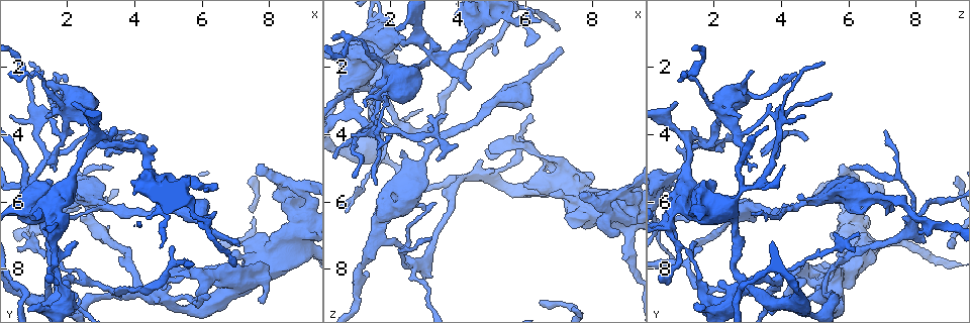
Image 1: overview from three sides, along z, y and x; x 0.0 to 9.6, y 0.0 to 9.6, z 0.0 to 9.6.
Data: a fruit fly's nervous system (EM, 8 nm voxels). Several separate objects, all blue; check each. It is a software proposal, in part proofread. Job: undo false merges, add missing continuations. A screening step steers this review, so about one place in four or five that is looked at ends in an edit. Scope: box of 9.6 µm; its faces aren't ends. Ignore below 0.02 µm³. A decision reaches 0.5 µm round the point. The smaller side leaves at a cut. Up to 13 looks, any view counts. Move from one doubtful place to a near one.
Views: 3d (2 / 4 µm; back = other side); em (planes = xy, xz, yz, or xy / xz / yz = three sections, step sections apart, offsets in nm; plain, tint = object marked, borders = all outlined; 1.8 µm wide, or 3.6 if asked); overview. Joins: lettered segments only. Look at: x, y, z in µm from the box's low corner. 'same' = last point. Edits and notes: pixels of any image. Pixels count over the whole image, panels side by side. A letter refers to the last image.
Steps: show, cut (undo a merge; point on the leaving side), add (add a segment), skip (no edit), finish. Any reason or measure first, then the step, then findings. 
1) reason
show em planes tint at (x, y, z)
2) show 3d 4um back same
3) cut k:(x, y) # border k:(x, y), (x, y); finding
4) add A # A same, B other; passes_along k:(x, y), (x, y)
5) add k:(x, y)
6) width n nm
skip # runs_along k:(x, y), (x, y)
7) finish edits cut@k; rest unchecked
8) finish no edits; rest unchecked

three arms meet
show 3d 4um at (4.50, 5.20, 0.80)

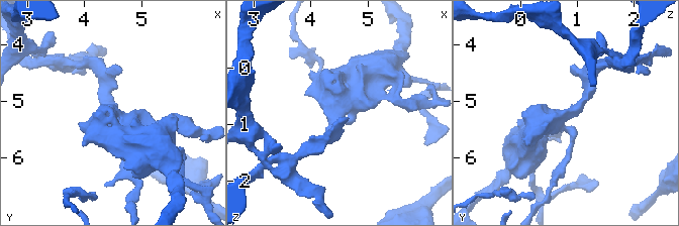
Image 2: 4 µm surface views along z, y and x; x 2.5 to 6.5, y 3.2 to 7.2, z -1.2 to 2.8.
show em xy step 16 borders at (4.50, 5.25, 0.80)

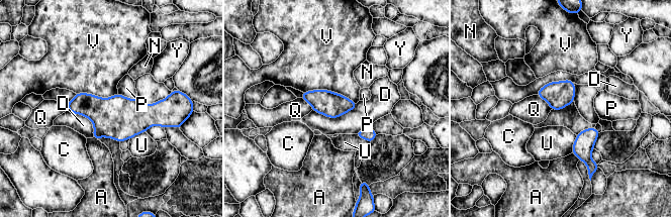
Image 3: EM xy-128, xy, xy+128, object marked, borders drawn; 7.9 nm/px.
cut it another way
show em planes borders same

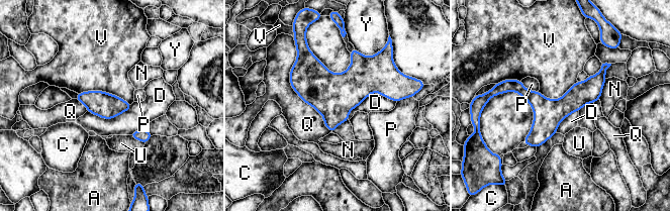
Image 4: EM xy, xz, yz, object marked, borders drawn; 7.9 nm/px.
skip # A other, C other, D other, N other, P other, Q other, U other, V other, Y other; border 4:(78, 93), (106, 91), (130, 104); continuous, no second cell

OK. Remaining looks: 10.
arms part here
show 3d 4um back at (3.25, 4.25, 1.65)

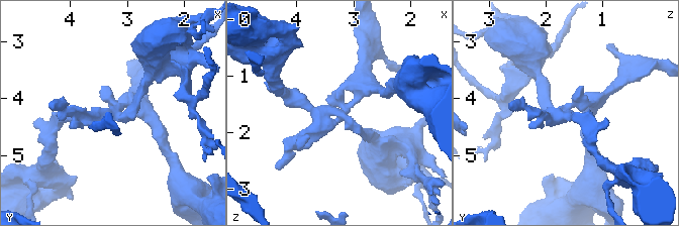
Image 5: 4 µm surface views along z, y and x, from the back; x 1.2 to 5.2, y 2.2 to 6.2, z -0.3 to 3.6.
arms 4; now the EM
show em xy step 16 tint at (3.25, 4.20, 1.65)

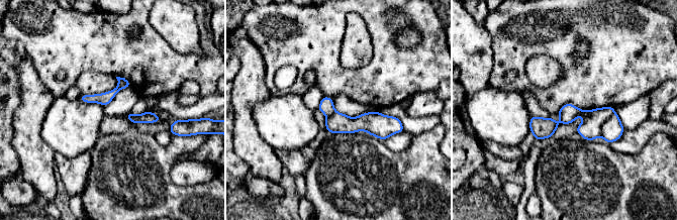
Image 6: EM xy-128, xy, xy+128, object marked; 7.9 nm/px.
show em planes borders same

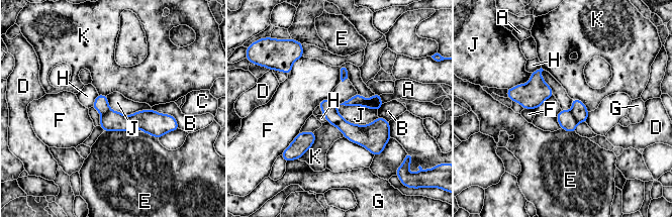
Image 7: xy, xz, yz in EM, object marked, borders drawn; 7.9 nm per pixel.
longest_contact J 360 nm
cut 7:(566, 119) # A other, B other, C other, D other, E other, F other, G other, H other, J other, K other; part_leaving 7:(173, 120), (108, 122), (102, 124); two cells meet here

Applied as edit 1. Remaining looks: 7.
free end
show em planes borders at (7.15, 7.35, 1.50)

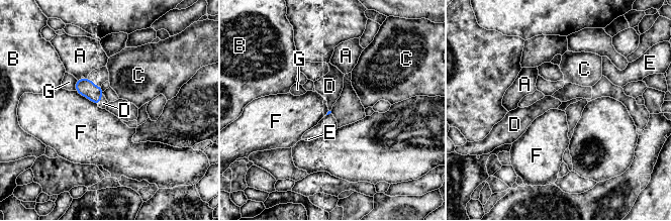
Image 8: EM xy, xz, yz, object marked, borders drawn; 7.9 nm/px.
longest_contact F 220 nm
add 8:(103, 103) # A other, B other, C other, D same, E other, F other, G other; the cell continues

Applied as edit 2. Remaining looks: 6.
free end
show em 3.6um xz step 16 borders at (1.85, 3.95, 2.90)

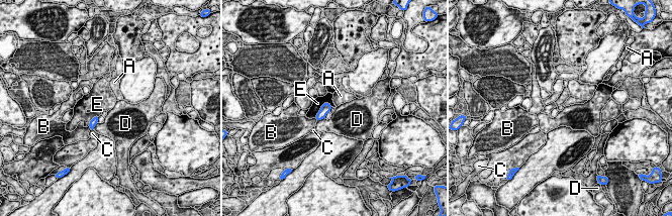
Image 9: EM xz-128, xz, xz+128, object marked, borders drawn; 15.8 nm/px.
skip # A other, B other, C other, D other, E other; border 9:(331, 105), (323, 103), (315, 117); none of them fits

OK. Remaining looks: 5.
calibre changes
show 3d 4um at (1.85, 5.55, 6.30)

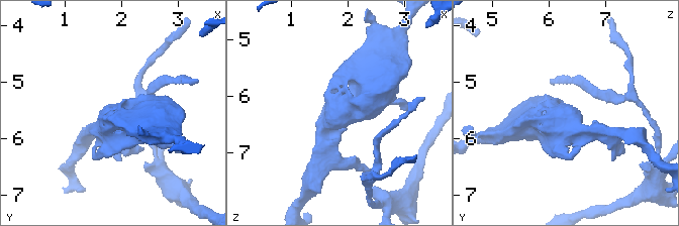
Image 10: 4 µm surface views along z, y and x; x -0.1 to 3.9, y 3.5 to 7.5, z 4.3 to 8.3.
show em planes borders at (1.85, 5.55, 6.35)

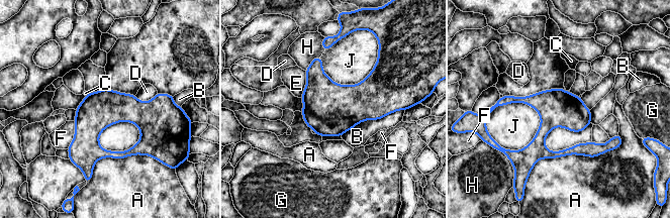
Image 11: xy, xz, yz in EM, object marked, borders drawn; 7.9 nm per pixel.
longest_contact A 750 nm
skip # A other, B other, C other, D other, E other, F other, G other, H other, J other; border 11:(490, 113), (525, 103), (541, 124); one cell here

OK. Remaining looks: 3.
finish edits cut@7, add@8; rest unchecked

